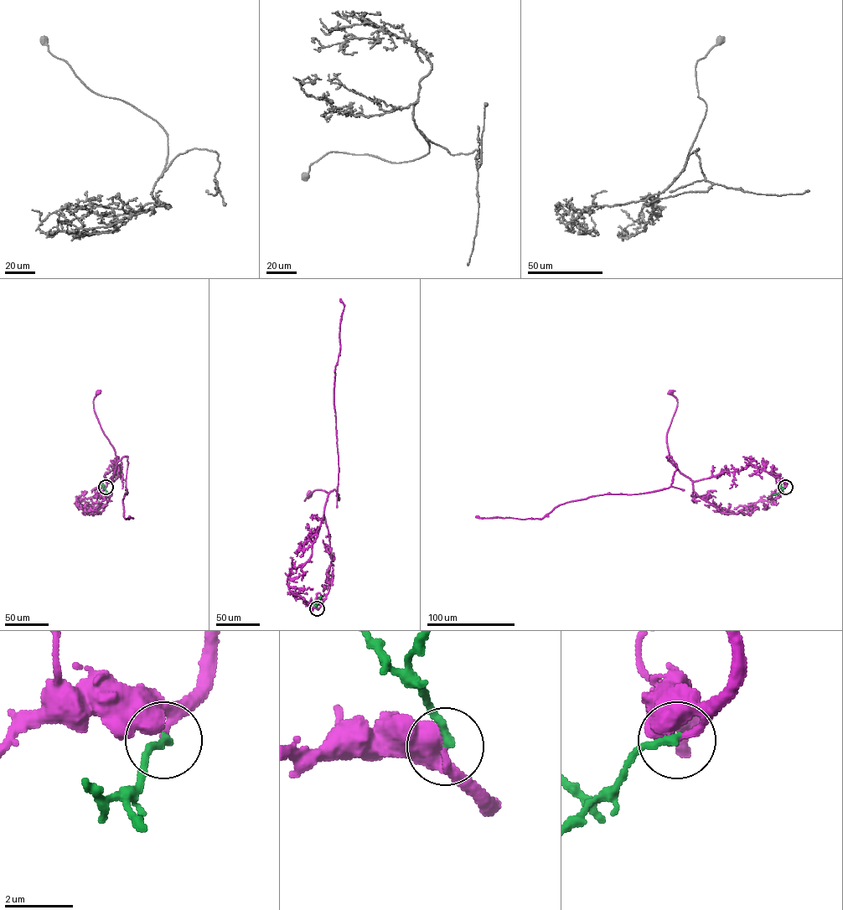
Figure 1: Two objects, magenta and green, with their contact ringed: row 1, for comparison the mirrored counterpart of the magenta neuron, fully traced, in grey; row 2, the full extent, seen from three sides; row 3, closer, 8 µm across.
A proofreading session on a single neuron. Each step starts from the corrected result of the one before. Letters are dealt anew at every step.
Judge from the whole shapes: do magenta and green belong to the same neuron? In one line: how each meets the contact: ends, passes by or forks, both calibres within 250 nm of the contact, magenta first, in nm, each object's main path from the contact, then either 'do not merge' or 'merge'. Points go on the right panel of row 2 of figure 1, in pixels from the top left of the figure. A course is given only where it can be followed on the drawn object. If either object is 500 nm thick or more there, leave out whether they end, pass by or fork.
magenta ends | green ends | 170/240 nm | magenta via (785, 487), (779, 478), (752, 465), (695, 481), (683, 474), (671, 462), (666, 442), (677, 404), (671, 392) | green via (785, 487), (773, 495) | merge

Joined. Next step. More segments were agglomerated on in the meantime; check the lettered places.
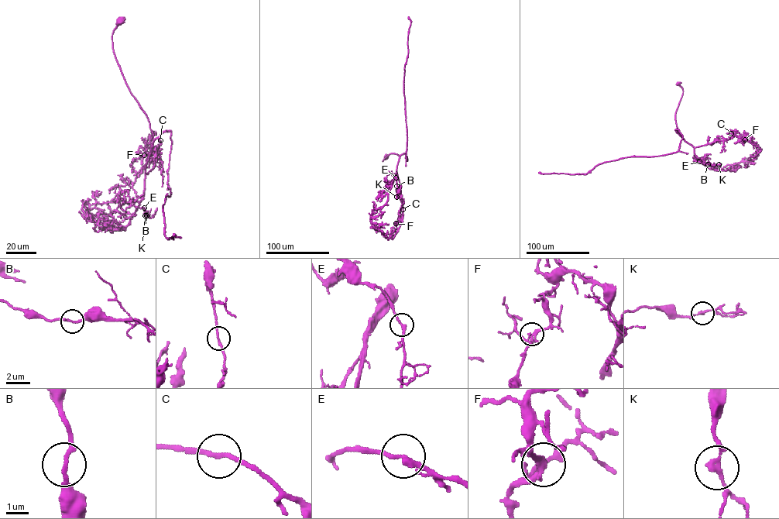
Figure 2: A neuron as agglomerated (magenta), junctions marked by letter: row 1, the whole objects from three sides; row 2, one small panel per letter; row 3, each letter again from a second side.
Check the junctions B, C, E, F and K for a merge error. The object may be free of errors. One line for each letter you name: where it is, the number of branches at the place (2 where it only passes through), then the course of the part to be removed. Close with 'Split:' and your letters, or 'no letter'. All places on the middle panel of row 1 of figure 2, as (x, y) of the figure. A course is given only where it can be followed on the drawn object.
Split: no letter

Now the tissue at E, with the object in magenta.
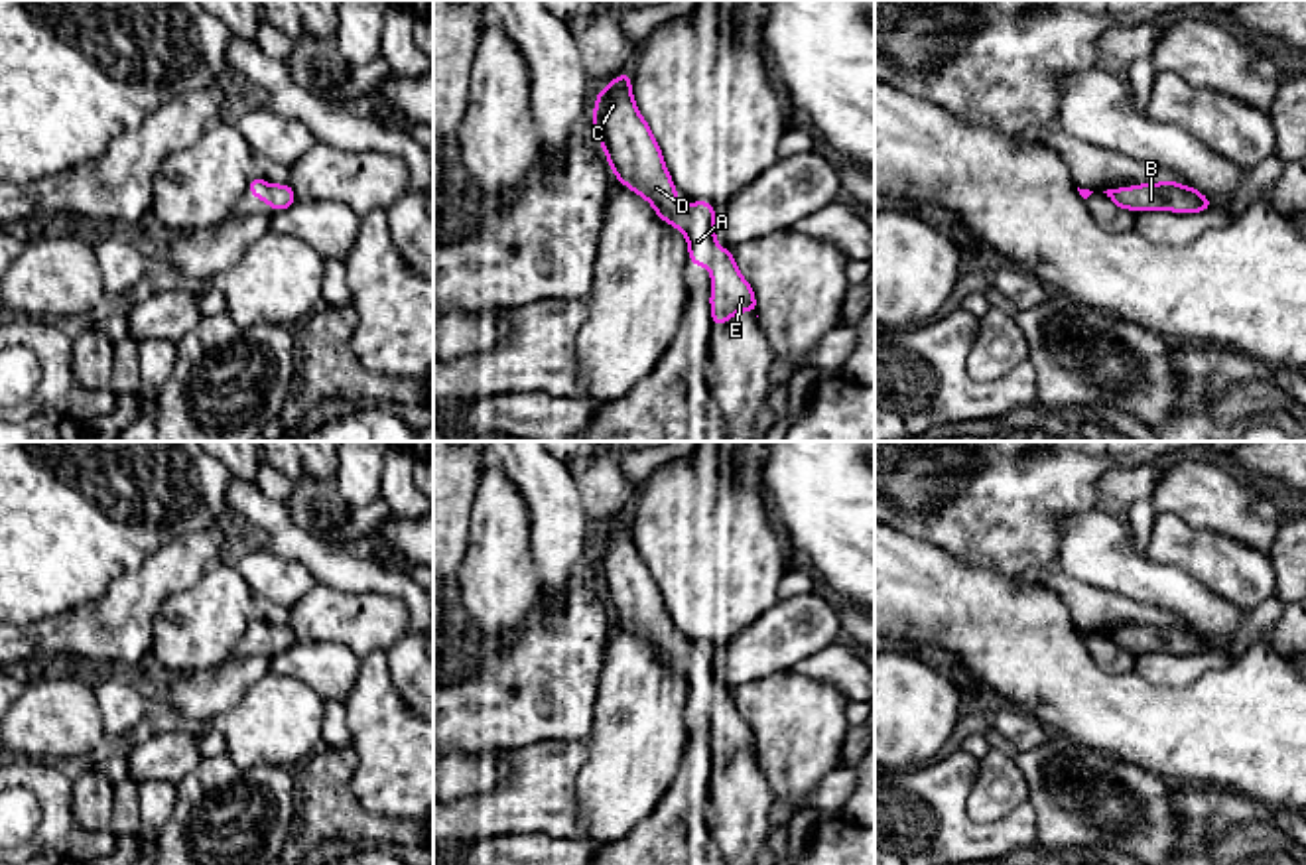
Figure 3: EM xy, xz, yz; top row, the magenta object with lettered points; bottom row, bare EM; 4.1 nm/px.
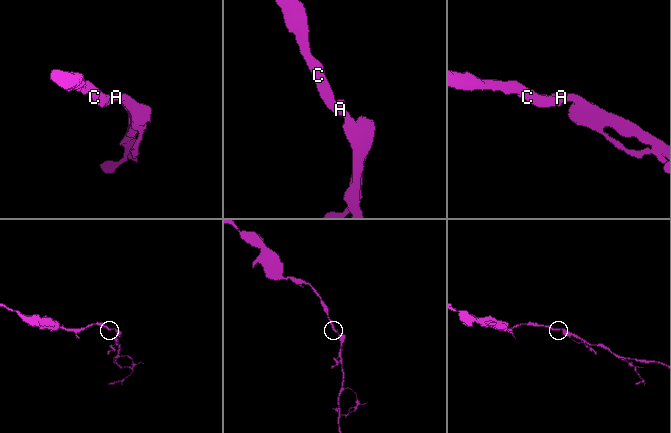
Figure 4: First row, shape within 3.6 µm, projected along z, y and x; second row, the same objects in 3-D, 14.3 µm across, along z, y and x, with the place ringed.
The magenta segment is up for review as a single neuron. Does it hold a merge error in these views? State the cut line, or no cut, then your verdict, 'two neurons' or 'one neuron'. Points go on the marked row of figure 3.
no cut; one neuron

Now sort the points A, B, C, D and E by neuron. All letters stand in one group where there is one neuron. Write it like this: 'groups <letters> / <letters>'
groups A B C D E

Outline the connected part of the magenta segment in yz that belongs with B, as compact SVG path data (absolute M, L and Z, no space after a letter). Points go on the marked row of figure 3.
M1172 179L1107 189L1103 193L1115 207L1131 211L1168 209L1172 213L1200 213L1213 207L1213 203L1196 187L1180 185Z

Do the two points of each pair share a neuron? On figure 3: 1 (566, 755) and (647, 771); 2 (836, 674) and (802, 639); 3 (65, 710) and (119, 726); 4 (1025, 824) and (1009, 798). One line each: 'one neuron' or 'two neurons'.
1: two neurons
2: two neurons
3: two neurons
4: two neurons

